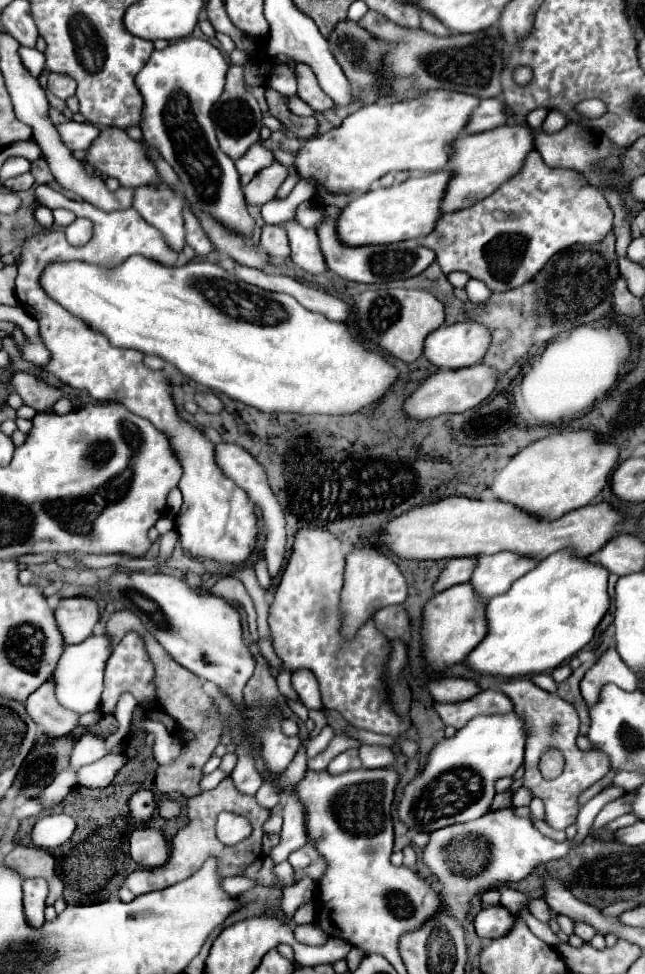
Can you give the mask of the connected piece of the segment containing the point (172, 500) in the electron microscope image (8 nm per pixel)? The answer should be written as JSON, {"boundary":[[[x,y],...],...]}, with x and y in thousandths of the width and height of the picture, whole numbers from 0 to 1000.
{"boundary":[[[271,500],[264,504],[259,510],[259,517],[260,521],[265,523],[265,525],[271,528],[274,528],[279,525],[279,522],[282,520],[284,512],[281,504],[276,500]]]}

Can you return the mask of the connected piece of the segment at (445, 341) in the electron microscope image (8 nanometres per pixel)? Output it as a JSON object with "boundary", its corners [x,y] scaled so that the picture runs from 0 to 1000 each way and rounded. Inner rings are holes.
{"boundary":[[[747,333],[682,335],[657,349],[660,370],[685,380],[735,376],[757,359],[757,341]]]}

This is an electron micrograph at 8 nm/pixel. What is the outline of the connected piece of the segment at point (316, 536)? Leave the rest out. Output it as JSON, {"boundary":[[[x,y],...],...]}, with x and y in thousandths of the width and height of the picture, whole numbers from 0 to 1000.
{"boundary":[[[481,542],[459,548],[450,577],[419,622],[416,639],[425,669],[450,690],[459,686],[478,686],[490,692],[502,727],[524,729],[552,747],[620,756],[636,747],[636,739],[614,735],[592,710],[592,684],[605,669],[602,655],[583,647],[577,637],[555,647],[549,657],[533,659],[527,653],[524,616],[533,598],[530,589],[533,567],[518,548]]]}

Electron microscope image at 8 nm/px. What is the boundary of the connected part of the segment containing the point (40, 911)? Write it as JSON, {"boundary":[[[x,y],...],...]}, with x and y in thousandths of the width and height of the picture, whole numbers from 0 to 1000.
{"boundary":[[[47,901],[34,908],[34,926],[37,926],[37,940],[40,947],[50,953],[62,953],[68,949],[68,924],[74,920],[71,916],[71,903],[65,901]]]}

